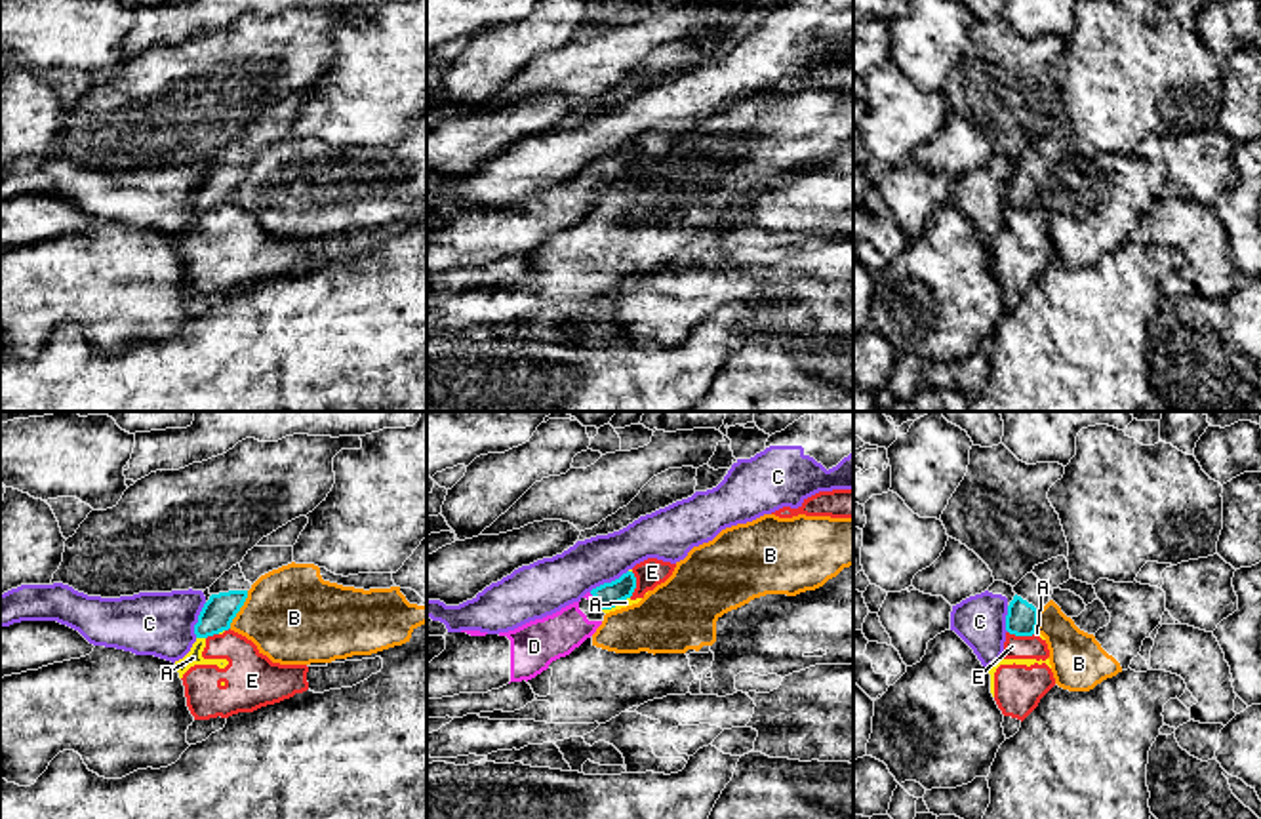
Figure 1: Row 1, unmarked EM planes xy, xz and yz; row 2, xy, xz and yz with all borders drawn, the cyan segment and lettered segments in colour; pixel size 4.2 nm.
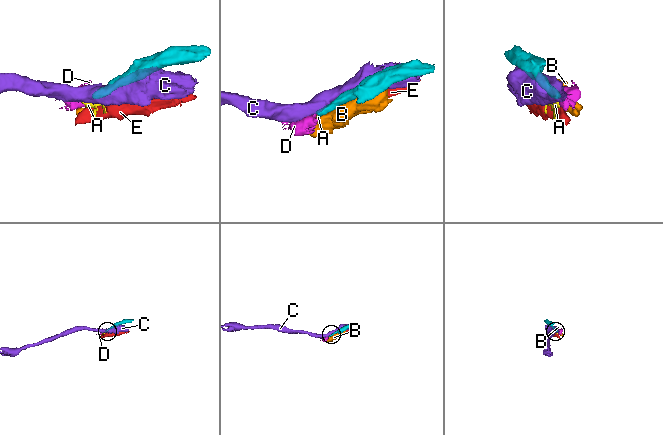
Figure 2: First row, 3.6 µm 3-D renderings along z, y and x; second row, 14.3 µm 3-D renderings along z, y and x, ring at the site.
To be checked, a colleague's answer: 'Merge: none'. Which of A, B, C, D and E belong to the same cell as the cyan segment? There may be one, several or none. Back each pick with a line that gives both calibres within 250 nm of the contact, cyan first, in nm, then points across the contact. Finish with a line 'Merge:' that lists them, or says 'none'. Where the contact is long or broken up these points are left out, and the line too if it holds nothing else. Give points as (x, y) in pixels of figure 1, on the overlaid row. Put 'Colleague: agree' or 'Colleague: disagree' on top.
Colleague: disagree
D: calibres 110 and 30 nm; way xz (608, 595), (595, 599), (589, 597)
Merge: D

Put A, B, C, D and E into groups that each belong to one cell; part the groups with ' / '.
A E / B / C / D

